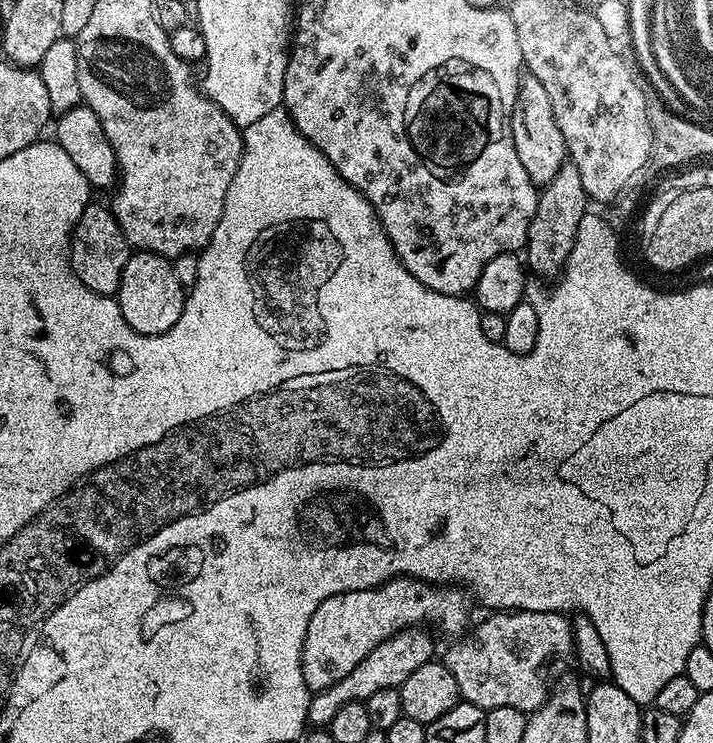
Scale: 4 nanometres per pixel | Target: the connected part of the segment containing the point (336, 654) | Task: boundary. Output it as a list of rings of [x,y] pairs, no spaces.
[[[397,576],[395,580],[387,580],[377,588],[339,592],[326,598],[322,606],[314,610],[310,626],[306,626],[306,642],[302,646],[302,674],[306,678],[306,686],[313,693],[334,686],[334,682],[346,678],[346,674],[350,674],[350,670],[354,670],[354,666],[358,666],[358,662],[362,662],[362,658],[374,650],[374,646],[386,642],[386,638],[404,628],[433,624],[434,627],[441,628],[448,638],[459,637],[469,627],[467,595],[469,593],[460,586],[441,586],[429,584],[426,580],[414,580],[410,576]]]

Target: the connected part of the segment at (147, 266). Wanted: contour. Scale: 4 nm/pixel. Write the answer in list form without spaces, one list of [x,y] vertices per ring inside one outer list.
[[[136,250],[122,270],[122,282],[114,299],[120,307],[122,318],[126,318],[134,331],[143,336],[157,336],[166,334],[166,330],[170,330],[182,318],[186,285],[178,282],[178,274],[174,274],[169,257]]]

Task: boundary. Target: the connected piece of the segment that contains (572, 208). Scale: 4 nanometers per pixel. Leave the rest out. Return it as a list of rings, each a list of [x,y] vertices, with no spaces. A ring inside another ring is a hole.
[[[566,162],[554,174],[550,183],[539,189],[536,197],[534,218],[530,222],[528,243],[526,245],[526,268],[536,276],[552,276],[556,278],[563,273],[566,262],[570,258],[570,250],[574,250],[574,242],[578,234],[578,215],[582,202],[586,202],[586,190],[582,190],[582,180],[578,178],[578,170]]]

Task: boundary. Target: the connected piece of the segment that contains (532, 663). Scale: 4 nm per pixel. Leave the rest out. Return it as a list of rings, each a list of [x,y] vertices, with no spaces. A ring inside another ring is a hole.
[[[496,610],[474,628],[453,639],[449,643],[452,645],[449,646],[448,653],[442,656],[443,664],[450,670],[450,674],[454,674],[454,682],[458,682],[461,701],[485,710],[494,706],[514,706],[514,710],[529,714],[541,708],[550,691],[549,685],[544,685],[544,671],[547,670],[548,663],[559,652],[572,652],[572,626],[569,617],[562,612]]]

